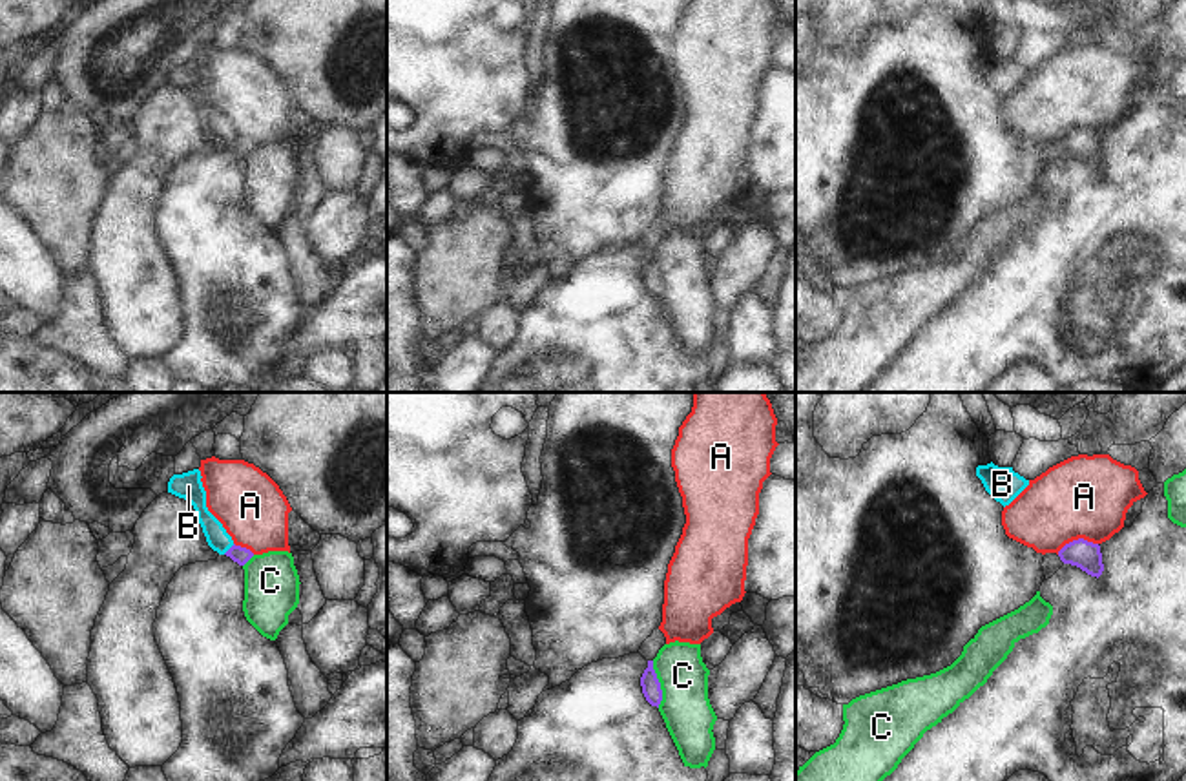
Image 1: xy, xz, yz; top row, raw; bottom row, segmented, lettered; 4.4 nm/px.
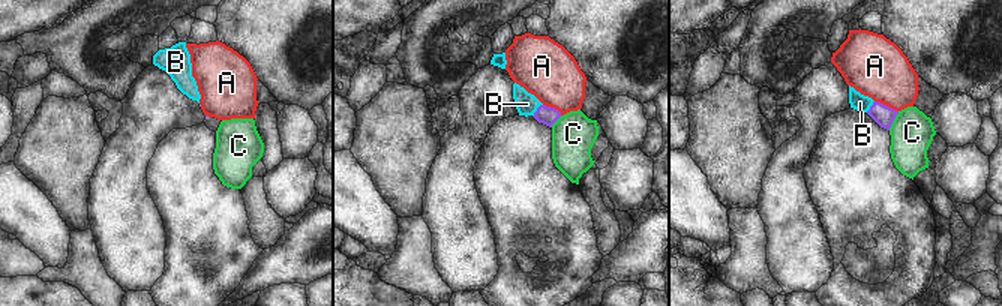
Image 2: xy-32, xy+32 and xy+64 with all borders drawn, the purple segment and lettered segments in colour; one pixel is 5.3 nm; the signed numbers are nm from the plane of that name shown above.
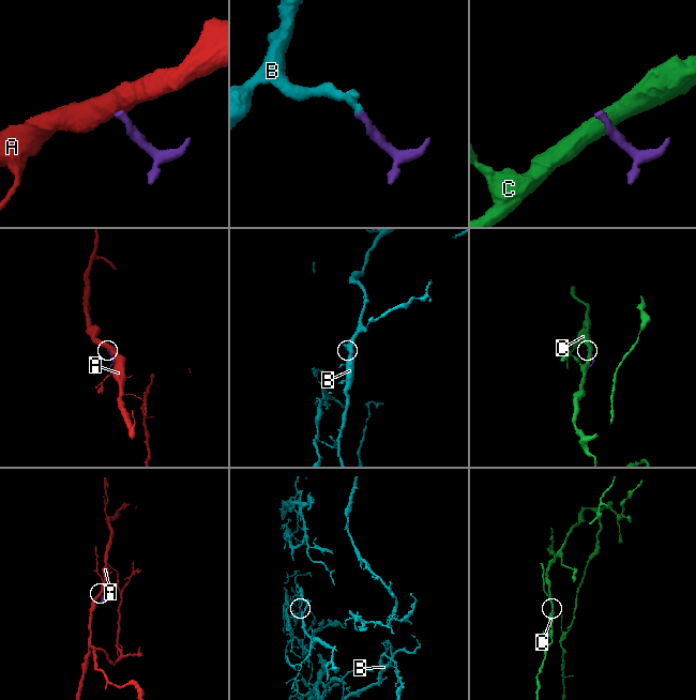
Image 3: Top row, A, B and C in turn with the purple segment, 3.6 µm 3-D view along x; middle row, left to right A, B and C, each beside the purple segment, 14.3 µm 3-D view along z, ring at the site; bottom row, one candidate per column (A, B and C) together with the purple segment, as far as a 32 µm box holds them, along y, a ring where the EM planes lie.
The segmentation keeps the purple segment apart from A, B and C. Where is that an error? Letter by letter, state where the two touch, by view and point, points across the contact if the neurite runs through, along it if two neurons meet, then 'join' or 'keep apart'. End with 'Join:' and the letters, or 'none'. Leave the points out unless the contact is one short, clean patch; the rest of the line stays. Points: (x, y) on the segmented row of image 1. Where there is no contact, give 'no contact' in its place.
A: meets purple in yz at (1079, 539); border along yz (1097, 542), (1073, 539), (1057, 553); keep apart
B: meets purple in xy at (230, 548); runs through xy (241, 555), (230, 548), (218, 539); join
C: meets purple in xz at (659, 685); border along xz (652, 661), (661, 688), (659, 707); keep apart
Join: B

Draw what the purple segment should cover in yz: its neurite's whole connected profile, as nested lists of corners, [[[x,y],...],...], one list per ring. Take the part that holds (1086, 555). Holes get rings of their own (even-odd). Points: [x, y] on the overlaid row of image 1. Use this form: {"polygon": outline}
{"polygon": [[[1084,538],[1066,544],[1058,551],[1058,557],[1064,564],[1077,566],[1082,571],[1086,571],[1087,575],[1097,577],[1097,578],[1104,571],[1100,546],[1087,542]]]}

